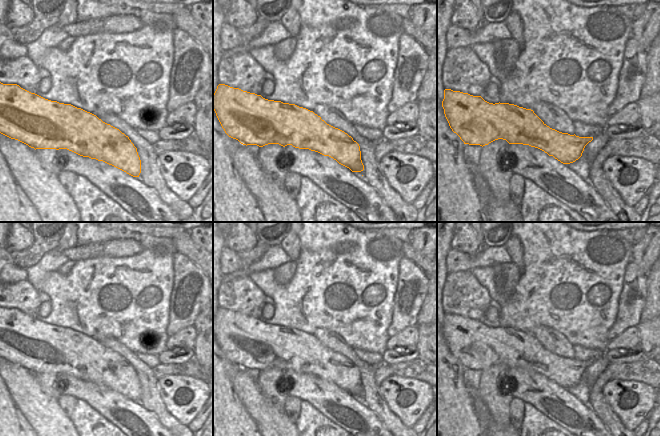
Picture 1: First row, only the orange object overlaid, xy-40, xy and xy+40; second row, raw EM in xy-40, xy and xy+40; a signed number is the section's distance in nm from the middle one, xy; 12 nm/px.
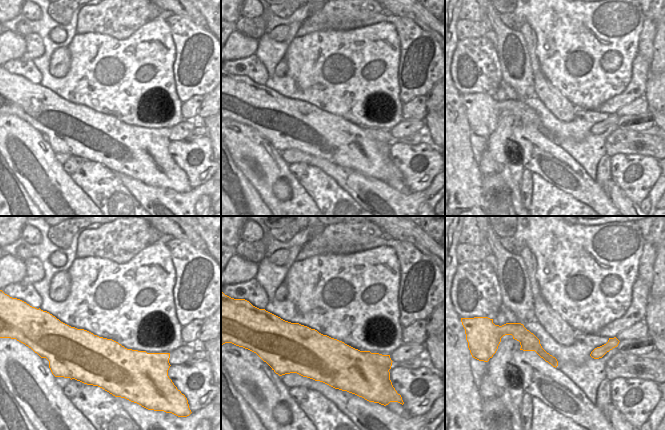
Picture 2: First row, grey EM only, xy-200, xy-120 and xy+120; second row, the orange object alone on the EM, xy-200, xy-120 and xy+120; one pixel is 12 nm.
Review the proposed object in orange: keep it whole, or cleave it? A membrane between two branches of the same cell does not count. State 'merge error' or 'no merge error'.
no merge error

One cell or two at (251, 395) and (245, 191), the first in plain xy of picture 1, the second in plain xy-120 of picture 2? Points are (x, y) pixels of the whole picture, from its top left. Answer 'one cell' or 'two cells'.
two cells

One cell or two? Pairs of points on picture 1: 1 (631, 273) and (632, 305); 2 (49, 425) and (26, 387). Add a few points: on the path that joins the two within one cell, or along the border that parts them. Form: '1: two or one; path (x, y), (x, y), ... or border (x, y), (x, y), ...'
1: one; path (631, 281), (628, 297)
2: one; path (45, 416), (28, 396)

